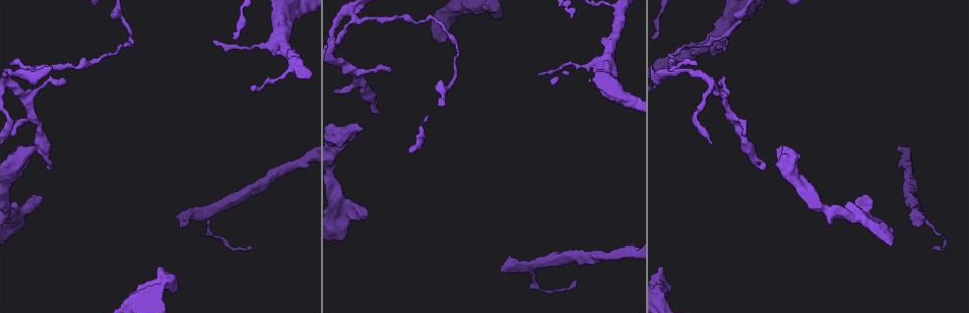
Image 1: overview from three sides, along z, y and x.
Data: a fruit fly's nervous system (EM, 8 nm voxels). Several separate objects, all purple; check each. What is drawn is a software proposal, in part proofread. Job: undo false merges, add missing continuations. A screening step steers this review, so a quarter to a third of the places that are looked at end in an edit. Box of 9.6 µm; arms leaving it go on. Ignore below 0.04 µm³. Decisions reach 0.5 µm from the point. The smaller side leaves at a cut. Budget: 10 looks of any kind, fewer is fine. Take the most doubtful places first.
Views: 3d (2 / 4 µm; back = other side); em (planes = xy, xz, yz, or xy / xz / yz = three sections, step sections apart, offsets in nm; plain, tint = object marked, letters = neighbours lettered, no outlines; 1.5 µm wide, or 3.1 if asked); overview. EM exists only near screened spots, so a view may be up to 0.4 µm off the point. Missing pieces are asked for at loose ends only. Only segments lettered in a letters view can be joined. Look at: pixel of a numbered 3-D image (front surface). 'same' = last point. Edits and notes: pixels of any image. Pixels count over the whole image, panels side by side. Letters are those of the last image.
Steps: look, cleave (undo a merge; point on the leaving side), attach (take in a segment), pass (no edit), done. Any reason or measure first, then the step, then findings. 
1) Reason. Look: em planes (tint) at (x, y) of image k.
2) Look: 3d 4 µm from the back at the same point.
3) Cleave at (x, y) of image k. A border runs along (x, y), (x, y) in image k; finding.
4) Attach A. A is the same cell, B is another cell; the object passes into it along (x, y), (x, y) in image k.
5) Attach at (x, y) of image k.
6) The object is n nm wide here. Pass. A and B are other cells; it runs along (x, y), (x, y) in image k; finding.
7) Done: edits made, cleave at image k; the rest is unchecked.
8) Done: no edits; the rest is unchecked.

Free end. Look: em planes (plain) at (41, 196) of image 1.

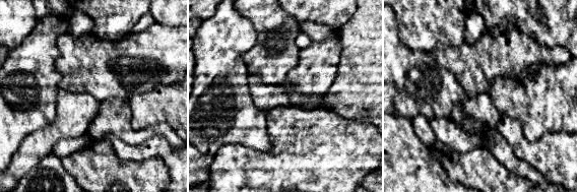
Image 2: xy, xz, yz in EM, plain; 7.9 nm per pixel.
Look: em planes (letters) at the same point.

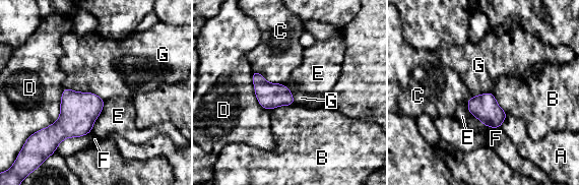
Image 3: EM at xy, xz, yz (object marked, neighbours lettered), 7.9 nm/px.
The longest contact is with D, 440 nm. Pass. A, B, C, D, E, F and G are other cells; a border runs along (65, 86), (92, 91), (104, 101) in image 3; none of them fits.

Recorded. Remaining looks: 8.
Thick end. Look: em planes (letters) at (500, 17) of image 1.

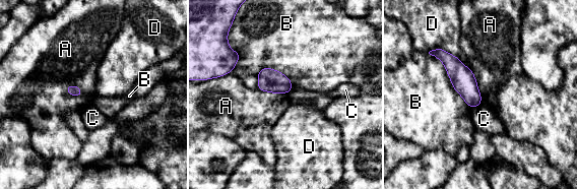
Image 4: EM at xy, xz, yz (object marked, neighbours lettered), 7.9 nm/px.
The longest contact is with B, 550 nm. Pass. A, B, C and D are other cells; no lettered segment goes on from it.

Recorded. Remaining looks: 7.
Branch stops here. Look: 3d 4 µm at (180, 227) of image 1.

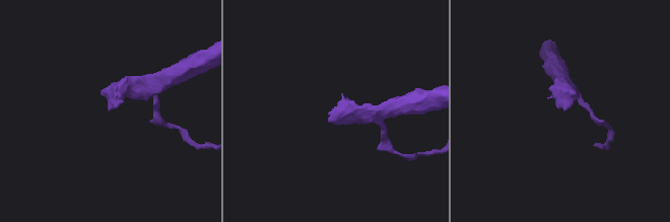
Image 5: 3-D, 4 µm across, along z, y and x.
Now the EM. Look: em yz step 4 (letters) at (336, 110) of image 5.

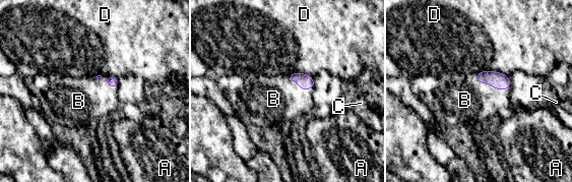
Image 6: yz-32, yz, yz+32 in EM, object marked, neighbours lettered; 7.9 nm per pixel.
Look: em planes (letters) at the same point.

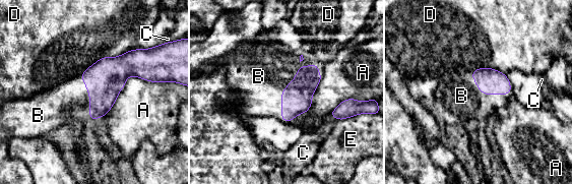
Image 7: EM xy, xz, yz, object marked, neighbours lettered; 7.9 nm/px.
The longest contact is with A, 550 nm. Attach B. B is the same cell, A, C, D and E are other cells; the object passes into it along (297, 98), (287, 86), (258, 76) in image 7; it goes on there.

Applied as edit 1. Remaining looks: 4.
Branch stops here. Look: em planes (letters) at (52, 169) of image 1.

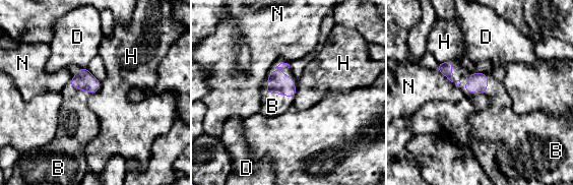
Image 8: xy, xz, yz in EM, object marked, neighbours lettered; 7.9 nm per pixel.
Attach B. B is the same cell, D, H and N are other cells; the neuron continues.

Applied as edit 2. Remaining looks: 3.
Done: edits made, attach at image 7, attach at image 8; the rest is unchecked.

